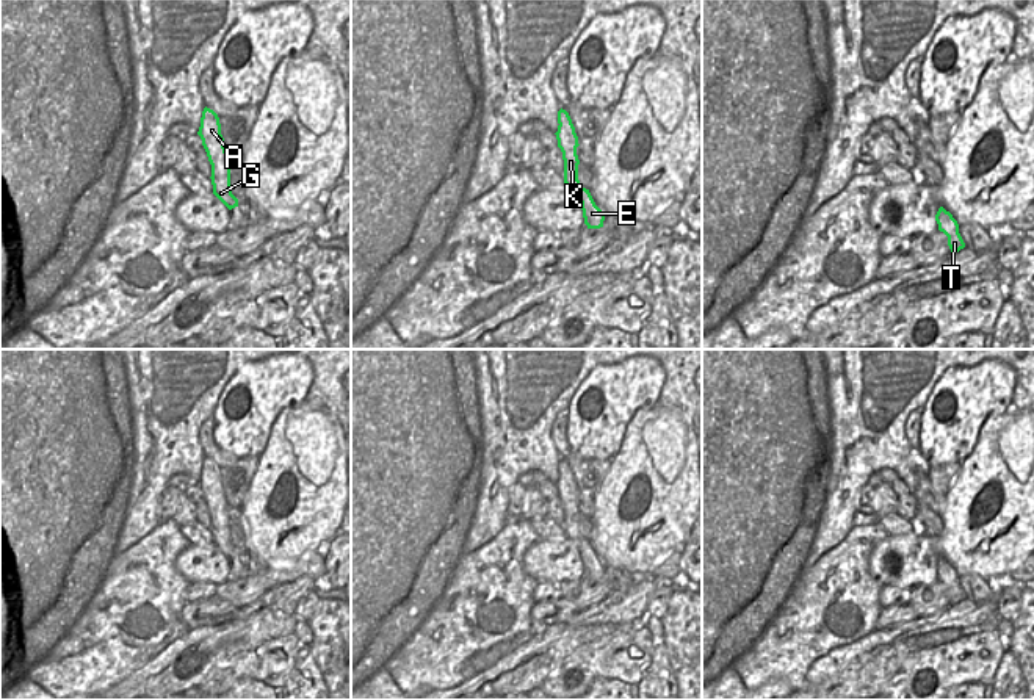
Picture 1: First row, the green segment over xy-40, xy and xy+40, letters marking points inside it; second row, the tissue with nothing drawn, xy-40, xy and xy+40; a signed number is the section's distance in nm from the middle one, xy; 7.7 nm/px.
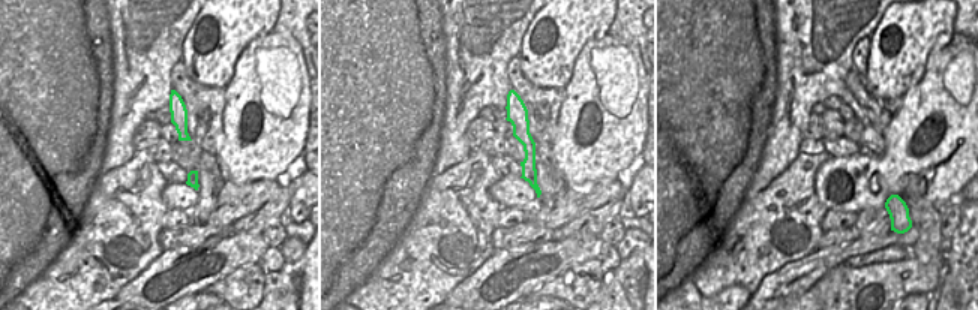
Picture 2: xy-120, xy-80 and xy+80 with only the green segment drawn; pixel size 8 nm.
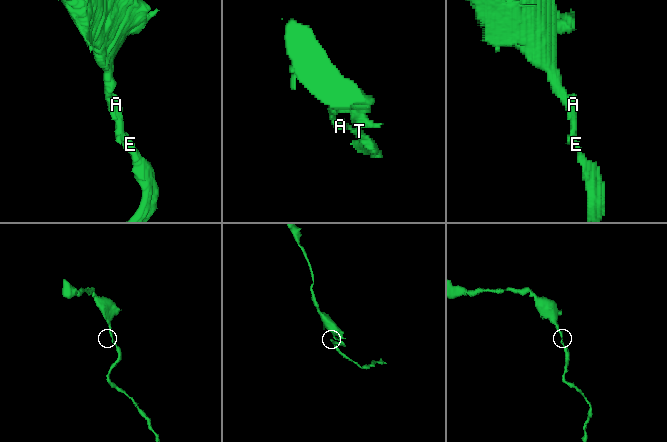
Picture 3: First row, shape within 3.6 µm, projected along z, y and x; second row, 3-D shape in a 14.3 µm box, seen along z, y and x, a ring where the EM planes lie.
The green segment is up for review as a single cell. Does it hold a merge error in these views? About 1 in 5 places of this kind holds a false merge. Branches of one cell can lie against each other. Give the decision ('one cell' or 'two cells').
one cell

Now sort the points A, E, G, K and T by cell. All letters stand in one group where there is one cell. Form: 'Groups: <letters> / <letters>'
Groups: A E G K T

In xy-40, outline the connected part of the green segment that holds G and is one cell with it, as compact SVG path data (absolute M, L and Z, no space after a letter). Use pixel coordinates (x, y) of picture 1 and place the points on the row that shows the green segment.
M204 108L201 117L201 127L197 135L202 139L202 146L207 152L208 161L212 164L212 185L213 194L229 208L238 207L238 199L230 189L230 166L227 164L227 152L224 147L224 138L221 135L221 124L218 114Z

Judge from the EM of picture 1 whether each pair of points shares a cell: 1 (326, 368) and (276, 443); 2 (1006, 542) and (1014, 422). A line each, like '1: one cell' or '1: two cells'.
1: two cells
2: one cell

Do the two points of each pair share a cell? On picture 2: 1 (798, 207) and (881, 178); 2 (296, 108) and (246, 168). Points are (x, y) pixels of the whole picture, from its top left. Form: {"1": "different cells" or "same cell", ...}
{"1": "different cells", "2": "same cell"}

